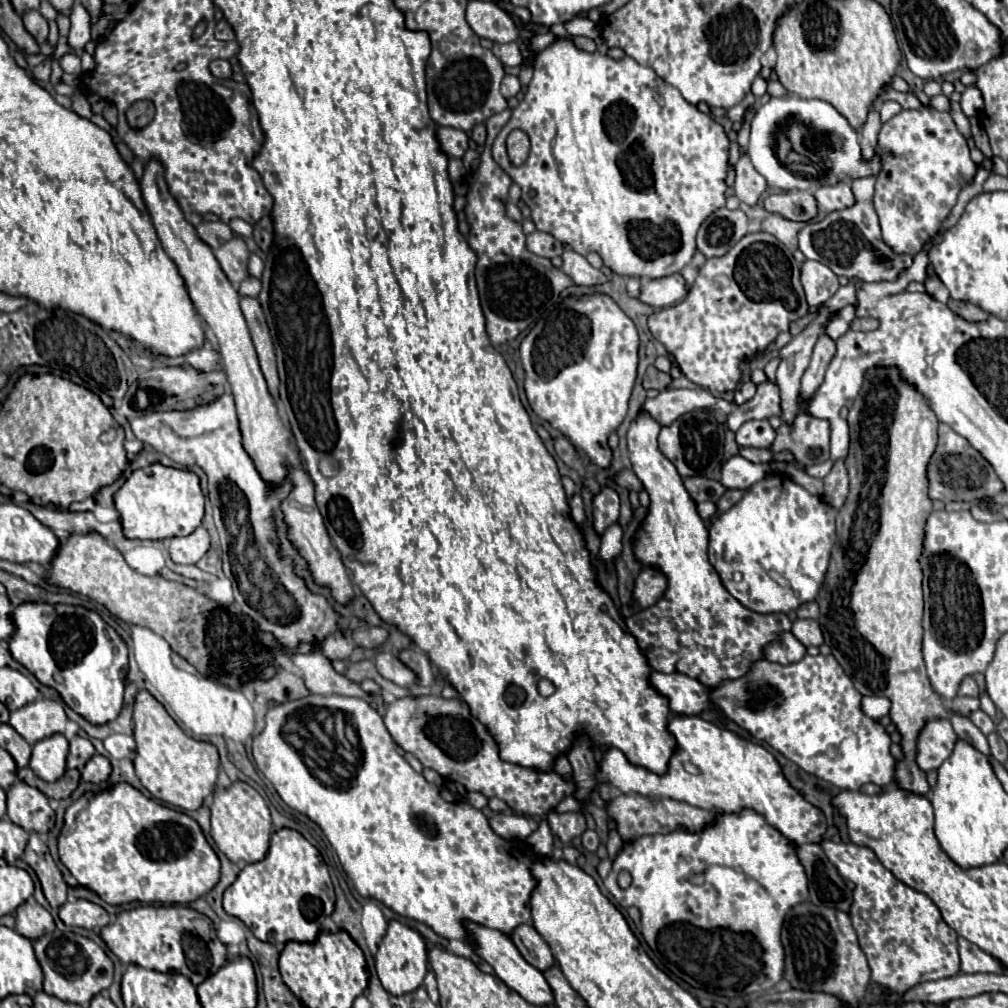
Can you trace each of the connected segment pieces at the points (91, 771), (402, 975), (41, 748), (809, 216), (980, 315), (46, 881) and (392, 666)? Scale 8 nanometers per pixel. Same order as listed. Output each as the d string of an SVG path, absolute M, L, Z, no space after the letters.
M94 754L94 756L86 762L86 766L84 766L84 770L82 770L82 780L100 784L100 782L108 780L110 772L112 772L112 768L110 768L108 758L104 758L104 756L100 756L100 754Z
M390 920L388 930L386 930L386 936L384 936L382 942L378 944L378 952L376 952L376 956L374 956L374 962L376 962L378 978L380 978L382 986L384 986L390 994L402 996L402 994L414 992L414 990L422 984L422 980L424 980L424 976L426 976L426 972L428 972L426 942L424 942L424 938L422 938L416 930L404 926L404 924L398 922L398 920Z
M52 734L44 740L38 740L32 746L30 768L46 782L58 780L66 770L68 740L62 734Z
M790 190L780 194L770 194L764 198L764 208L770 214L780 214L792 222L810 222L818 216L816 198L810 192Z
M948 300L948 308L952 312L956 312L958 316L970 320L970 322L978 322L978 320L986 320L988 312L984 312L980 306L972 304L972 302L958 302L958 300Z
M36 832L30 834L30 840L28 840L26 850L24 850L24 860L36 872L36 876L38 876L38 880L42 884L44 896L50 902L50 906L54 910L60 908L66 902L68 886L62 880L62 874L60 874L58 866L54 864L52 856L48 852L48 846L40 838L40 834L36 834Z
M380 652L376 656L376 668L384 678L392 680L398 686L410 688L416 684L416 674L408 670L408 666L404 666L404 662L400 662L400 658L392 652Z

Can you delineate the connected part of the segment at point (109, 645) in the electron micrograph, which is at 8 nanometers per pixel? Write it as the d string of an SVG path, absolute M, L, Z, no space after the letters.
M26 602L14 614L16 632L10 654L26 666L38 682L54 688L62 700L92 724L112 722L122 710L124 682L128 676L128 650L118 632L96 612L80 606Z

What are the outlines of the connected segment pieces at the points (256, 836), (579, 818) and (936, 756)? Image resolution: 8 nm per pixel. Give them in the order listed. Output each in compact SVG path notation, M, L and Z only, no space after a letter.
M234 782L228 790L218 788L212 796L210 812L212 812L210 834L216 846L220 848L220 852L224 852L230 862L252 864L252 862L260 862L266 858L270 838L274 834L274 826L272 826L270 810L264 798L252 786L248 786L246 782Z
M550 812L548 814L548 824L550 824L552 832L564 844L568 844L574 836L580 836L586 830L586 818L584 818L582 812L566 812L566 814Z
M932 718L924 724L916 744L916 764L922 772L936 770L950 754L956 742L956 732L946 718Z

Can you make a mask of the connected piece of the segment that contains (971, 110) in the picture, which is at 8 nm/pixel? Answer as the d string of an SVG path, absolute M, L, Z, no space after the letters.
M968 86L966 92L962 94L960 106L962 106L962 110L964 110L966 116L980 114L980 110L982 110L982 94L980 94L980 90L974 88L974 86Z

